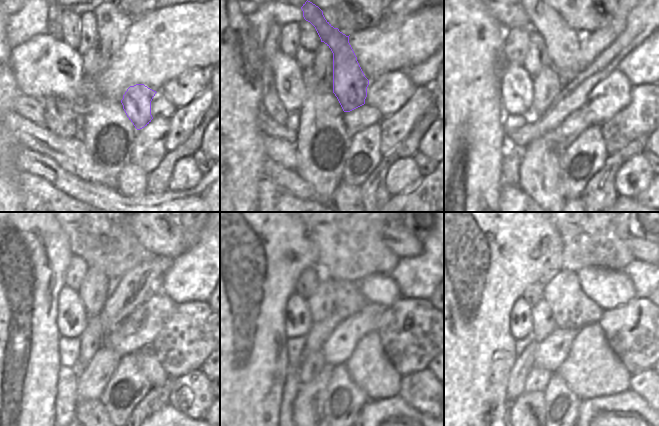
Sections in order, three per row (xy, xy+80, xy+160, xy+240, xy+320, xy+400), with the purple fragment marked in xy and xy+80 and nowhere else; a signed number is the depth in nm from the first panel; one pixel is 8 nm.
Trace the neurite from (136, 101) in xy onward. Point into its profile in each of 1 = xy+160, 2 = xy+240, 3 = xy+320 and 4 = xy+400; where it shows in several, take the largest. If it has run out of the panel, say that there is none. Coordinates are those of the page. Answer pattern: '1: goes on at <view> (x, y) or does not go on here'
1: goes on at xy+160 (563, 43)
2: goes on at xy+240 (91, 244)
3: goes on at xy+320 (356, 264)
4: goes on at xy+400 (564, 266)

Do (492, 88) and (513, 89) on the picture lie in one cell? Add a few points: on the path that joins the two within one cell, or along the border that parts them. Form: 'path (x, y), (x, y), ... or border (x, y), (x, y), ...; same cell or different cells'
border (500, 78), (500, 98), (504, 108); different cells

